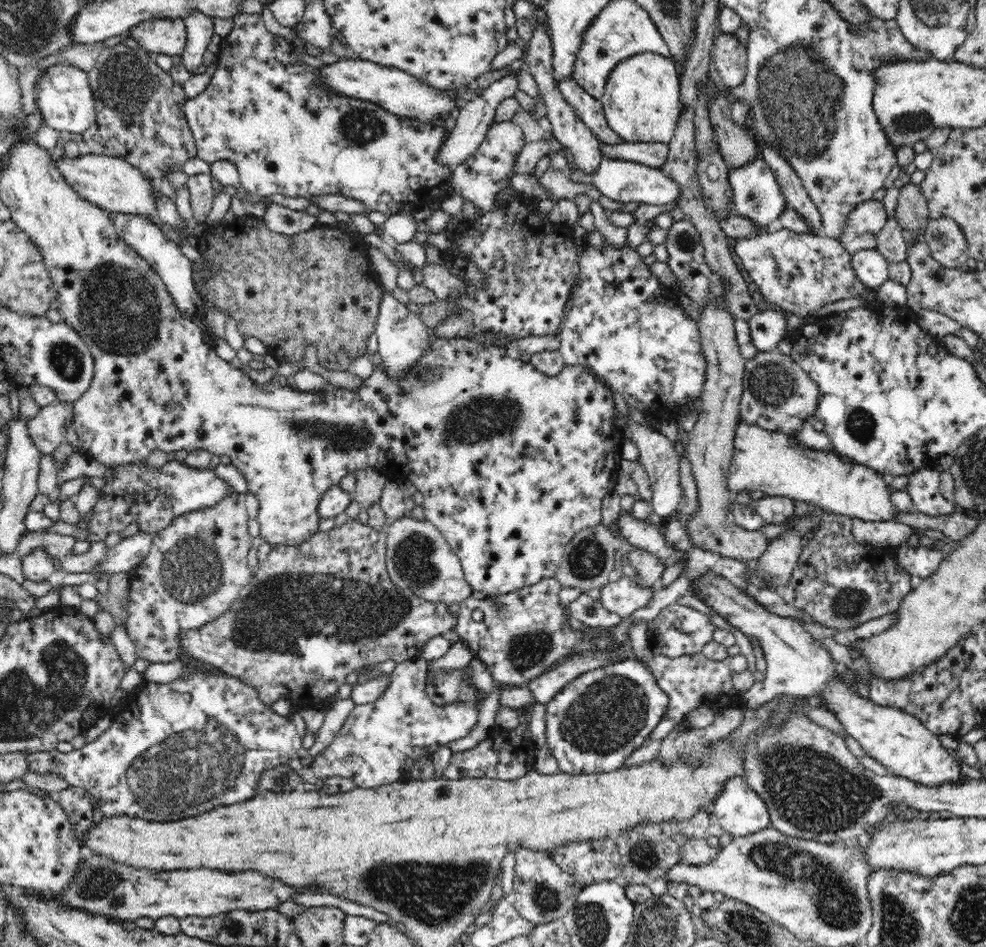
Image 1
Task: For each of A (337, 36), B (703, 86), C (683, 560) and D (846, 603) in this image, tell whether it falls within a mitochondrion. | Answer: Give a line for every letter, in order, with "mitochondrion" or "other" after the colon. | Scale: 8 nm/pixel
A: other
B: other
C: other
D: mitochondrion

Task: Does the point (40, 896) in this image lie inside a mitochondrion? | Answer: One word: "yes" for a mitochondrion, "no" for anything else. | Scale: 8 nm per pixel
no

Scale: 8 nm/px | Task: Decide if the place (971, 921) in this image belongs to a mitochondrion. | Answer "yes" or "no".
yes

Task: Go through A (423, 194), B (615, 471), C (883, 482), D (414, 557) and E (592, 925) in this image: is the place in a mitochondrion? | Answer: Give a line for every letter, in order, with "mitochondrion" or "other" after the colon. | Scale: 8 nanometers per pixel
A: other
B: other
C: other
D: mitochondrion
E: mitochondrion

